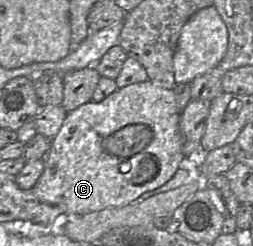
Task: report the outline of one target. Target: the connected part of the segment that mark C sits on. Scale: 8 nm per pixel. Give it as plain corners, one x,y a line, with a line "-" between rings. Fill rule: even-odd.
150,80
119,88
100,102
91,100
68,112
44,157
44,171
32,188
34,195
40,201
58,207
66,214
85,214
137,203
142,194
169,181
185,158
184,137
179,125
181,112
174,90
159,87
-
138,153
150,153
155,156
159,162
159,172
151,181
134,185
130,181
134,175
131,158

